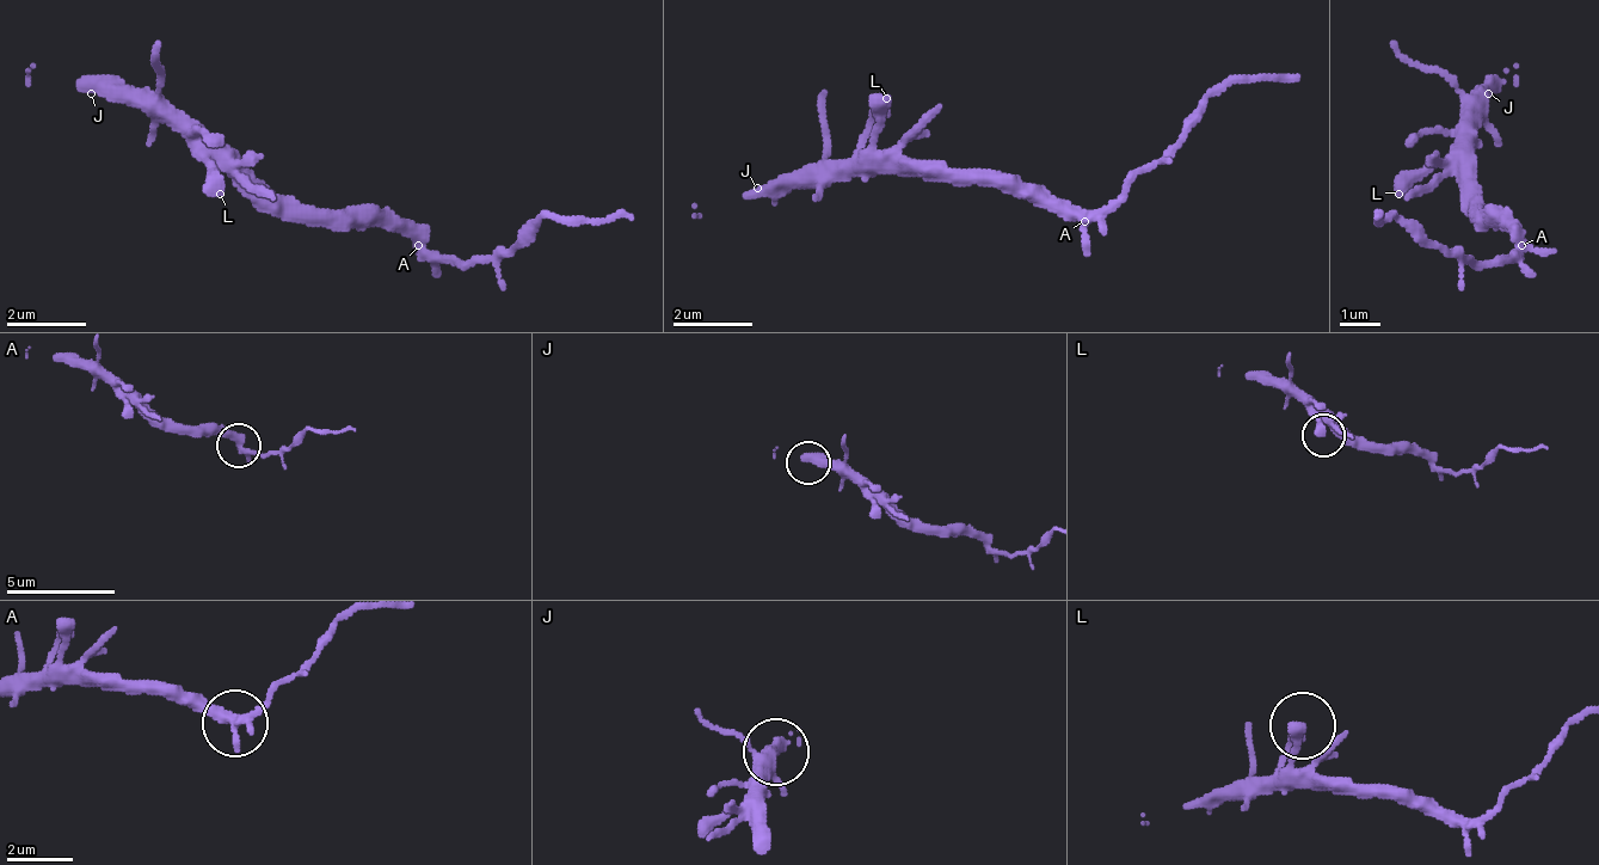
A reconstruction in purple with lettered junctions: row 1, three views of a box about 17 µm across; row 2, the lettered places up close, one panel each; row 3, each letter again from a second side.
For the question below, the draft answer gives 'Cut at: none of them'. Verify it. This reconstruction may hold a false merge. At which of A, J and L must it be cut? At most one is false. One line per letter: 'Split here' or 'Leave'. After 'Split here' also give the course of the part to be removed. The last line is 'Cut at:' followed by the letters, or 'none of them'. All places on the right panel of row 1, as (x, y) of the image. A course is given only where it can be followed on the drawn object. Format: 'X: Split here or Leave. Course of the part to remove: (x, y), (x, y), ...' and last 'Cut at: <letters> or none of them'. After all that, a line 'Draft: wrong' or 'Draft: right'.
A: Split here. Course of the part to remove: (1518, 243), (1458, 263), (1389, 213), (1378, 224)
J: Leave
L: Leave
Cut at: A
Draft: wrong

